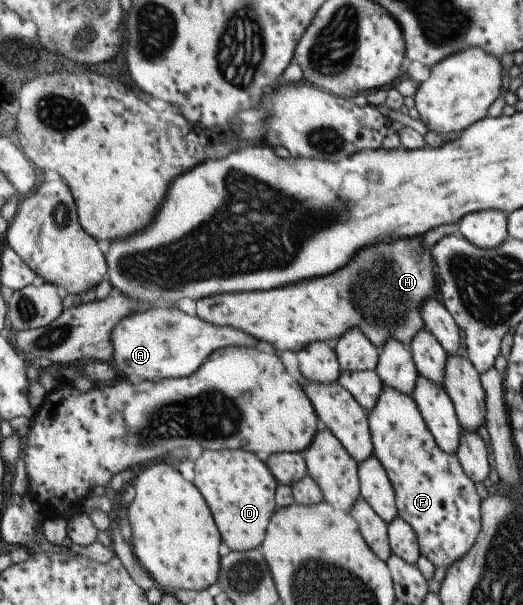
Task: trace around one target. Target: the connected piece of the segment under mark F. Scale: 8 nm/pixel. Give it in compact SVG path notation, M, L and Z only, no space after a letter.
M381 386L379 395L377 396L377 401L375 405L372 405L369 413L369 422L371 437L374 442L374 453L373 455L382 463L384 469L386 470L387 477L392 485L392 490L394 491L394 504L396 507L396 515L399 516L409 527L415 532L416 540L418 541L418 548L420 555L424 555L434 567L448 567L456 559L459 559L468 549L471 544L475 541L480 528L480 498L477 496L477 491L473 486L473 482L463 473L461 469L459 460L456 458L454 453L445 453L439 446L435 443L433 436L429 433L415 402L412 400L410 395L404 394L403 392L397 391L389 386Z

